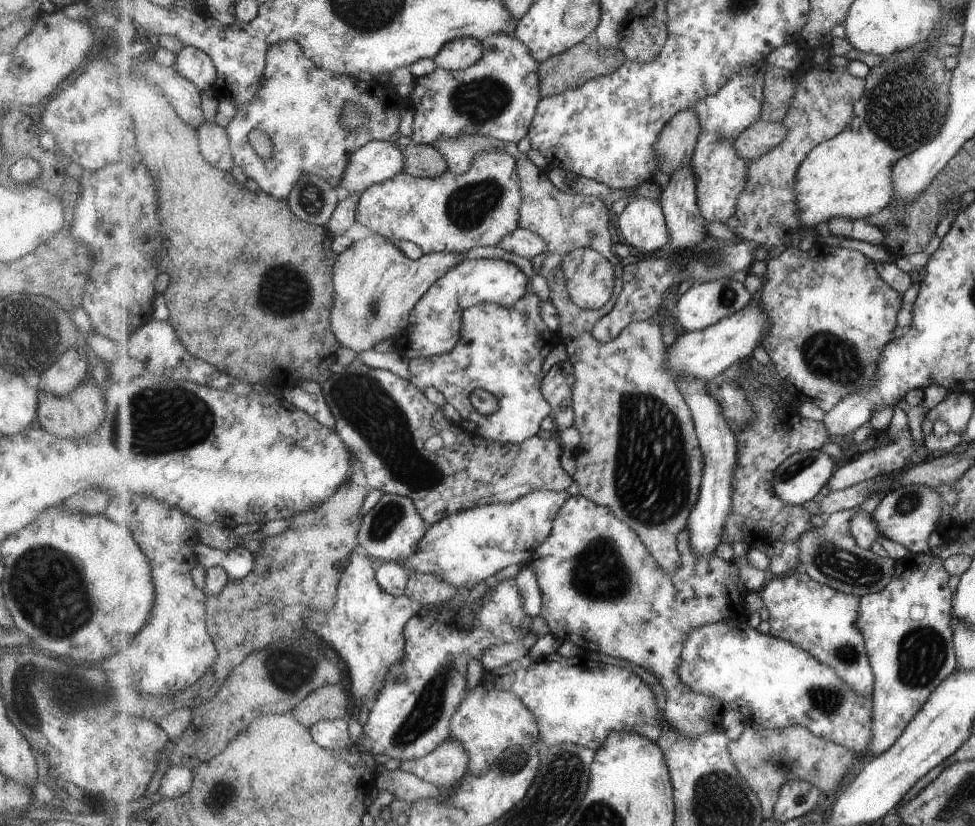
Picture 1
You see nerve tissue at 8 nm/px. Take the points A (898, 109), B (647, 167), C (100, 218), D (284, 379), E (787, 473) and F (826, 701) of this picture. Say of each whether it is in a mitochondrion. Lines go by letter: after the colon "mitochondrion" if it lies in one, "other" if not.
A: mitochondrion
B: other
C: mitochondrion
D: other
E: mitochondrion
F: mitochondrion

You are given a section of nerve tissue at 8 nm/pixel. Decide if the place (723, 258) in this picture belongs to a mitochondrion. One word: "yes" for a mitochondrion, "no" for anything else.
yes

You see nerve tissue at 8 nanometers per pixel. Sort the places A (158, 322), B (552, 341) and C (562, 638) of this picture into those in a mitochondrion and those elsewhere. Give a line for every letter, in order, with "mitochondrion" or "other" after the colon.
A: other
B: other
C: other

